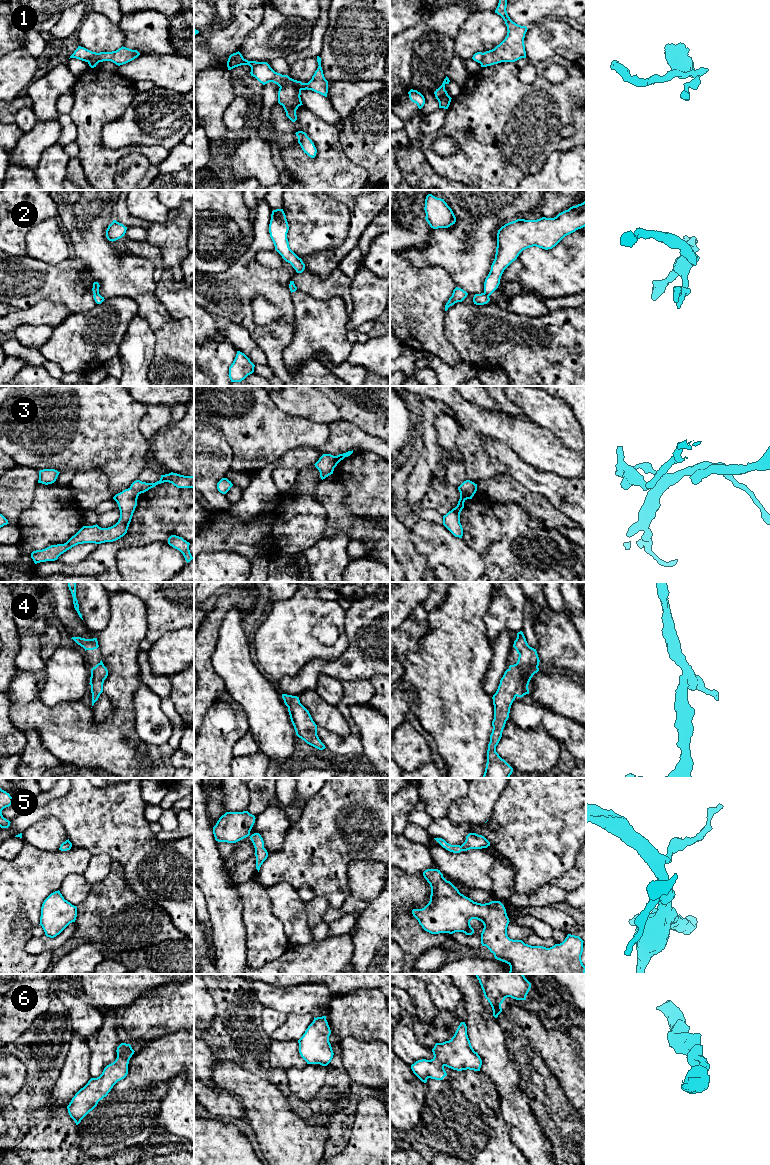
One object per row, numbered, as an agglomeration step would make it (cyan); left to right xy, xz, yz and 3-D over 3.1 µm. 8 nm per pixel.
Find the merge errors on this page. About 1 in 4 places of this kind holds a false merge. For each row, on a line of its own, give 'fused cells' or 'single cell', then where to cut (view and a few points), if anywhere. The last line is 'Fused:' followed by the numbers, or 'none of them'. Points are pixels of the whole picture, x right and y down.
1: fused cells | xz (280, 86), (293, 85), (300, 90)
2: single cell | no cut
3: single cell | no cut
4: single cell | no cut
5: single cell | no cut
6: single cell | no cut
Fused: 1

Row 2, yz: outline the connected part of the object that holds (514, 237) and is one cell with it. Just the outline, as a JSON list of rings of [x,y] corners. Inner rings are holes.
[[[586,201],[570,207],[554,218],[517,219],[502,226],[497,233],[497,247],[491,270],[484,282],[484,292],[475,294],[473,302],[484,305],[498,288],[504,270],[519,254],[536,246],[545,250],[555,247],[565,236],[586,226]]]

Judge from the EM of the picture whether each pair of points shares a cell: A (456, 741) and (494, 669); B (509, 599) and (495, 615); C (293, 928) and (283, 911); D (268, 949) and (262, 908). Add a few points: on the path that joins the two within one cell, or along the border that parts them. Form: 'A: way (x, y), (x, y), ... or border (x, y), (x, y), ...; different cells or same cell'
A: border (488, 666), (482, 680), (482, 688), (492, 696); different cells
B: way (507, 603), (499, 611); same cell
C: way (293, 924), (293, 921), (287, 915); same cell
D: way (265, 939), (262, 918); same cell

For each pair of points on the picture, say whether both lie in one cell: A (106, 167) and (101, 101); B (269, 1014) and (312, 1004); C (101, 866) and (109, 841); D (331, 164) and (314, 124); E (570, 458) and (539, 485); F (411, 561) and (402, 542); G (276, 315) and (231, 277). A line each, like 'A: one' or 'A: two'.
A: one
B: two
C: two
D: one
E: two
F: one
G: two

